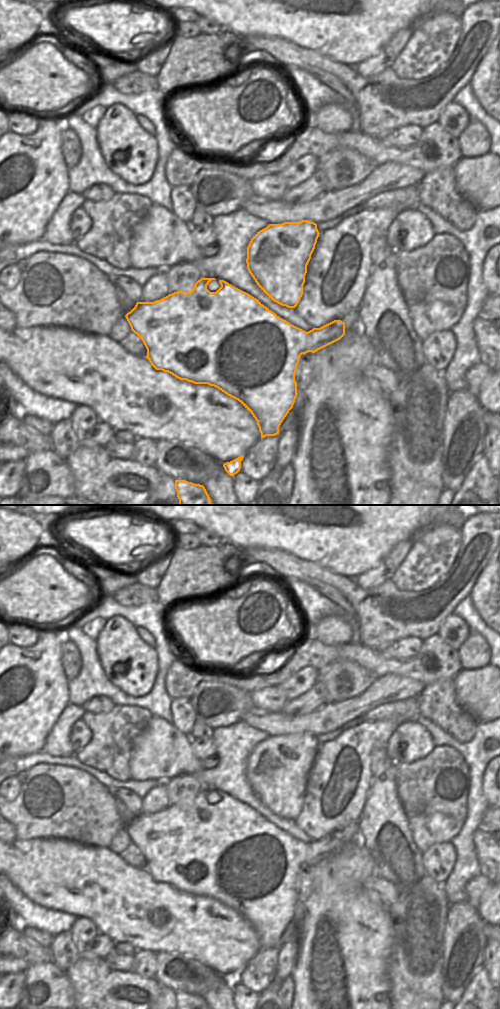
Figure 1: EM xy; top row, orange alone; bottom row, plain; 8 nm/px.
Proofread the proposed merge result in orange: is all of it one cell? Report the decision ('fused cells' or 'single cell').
single cell

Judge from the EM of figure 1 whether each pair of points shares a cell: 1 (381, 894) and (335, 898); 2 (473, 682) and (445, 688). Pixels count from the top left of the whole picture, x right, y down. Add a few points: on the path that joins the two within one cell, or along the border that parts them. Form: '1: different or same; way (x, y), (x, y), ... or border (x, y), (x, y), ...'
1: different; border (372, 875), (363, 883), (364, 893), (386, 908)
2: different; border (452, 678), (456, 700), (463, 708)

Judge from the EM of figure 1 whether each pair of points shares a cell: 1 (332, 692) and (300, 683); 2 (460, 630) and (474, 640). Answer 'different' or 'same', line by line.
1: different
2: different

